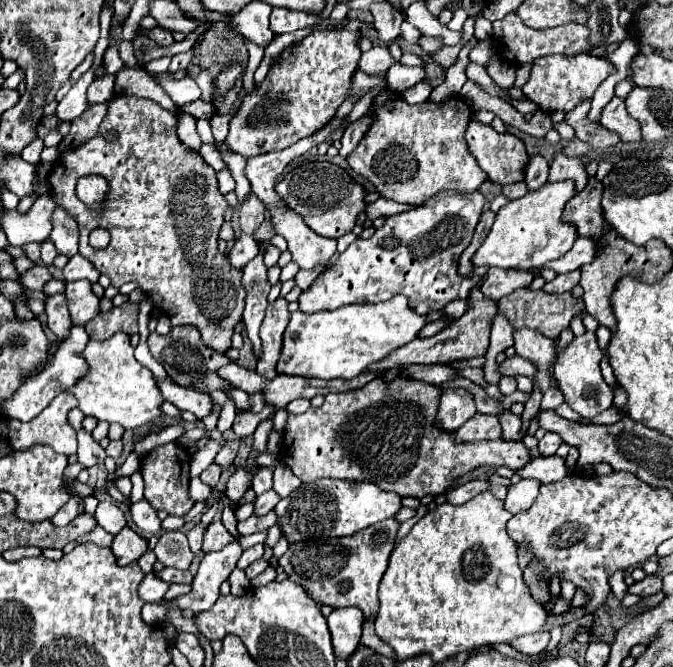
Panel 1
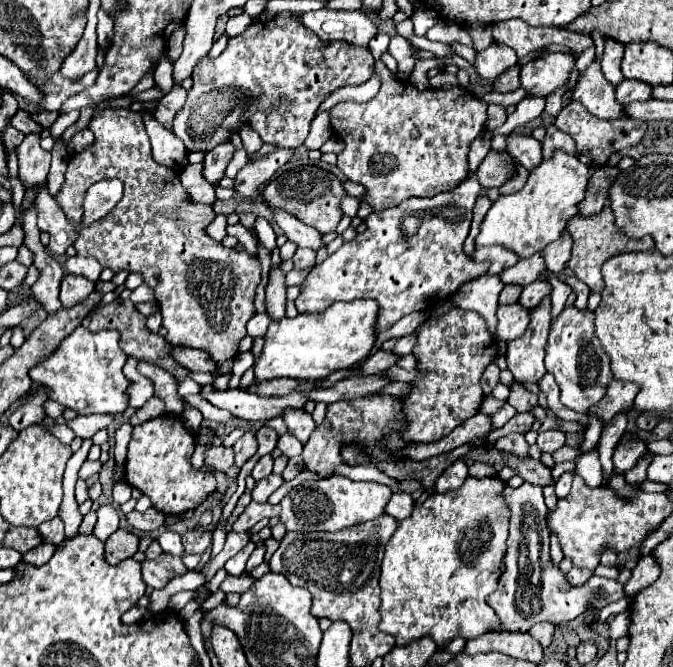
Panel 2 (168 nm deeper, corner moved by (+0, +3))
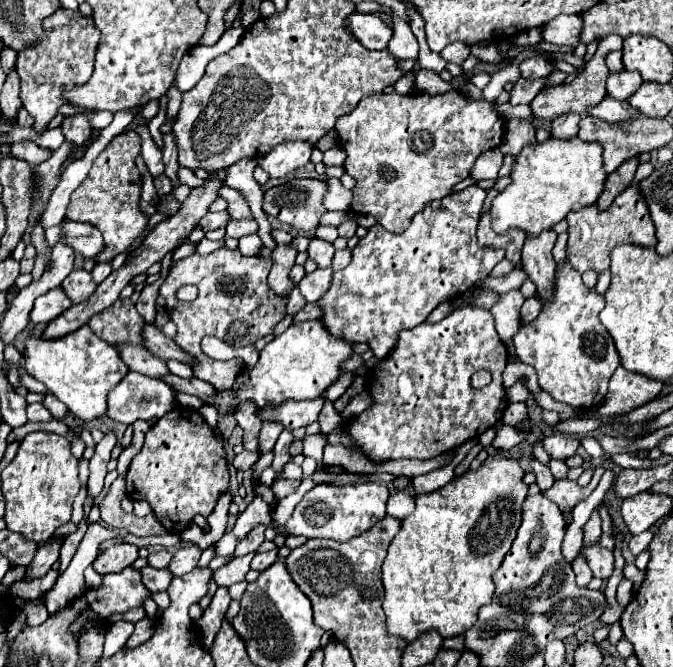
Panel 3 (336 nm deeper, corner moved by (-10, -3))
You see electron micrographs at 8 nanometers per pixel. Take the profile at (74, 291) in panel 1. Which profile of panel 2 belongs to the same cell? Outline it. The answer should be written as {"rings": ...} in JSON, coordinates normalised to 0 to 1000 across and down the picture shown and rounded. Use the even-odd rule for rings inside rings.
{"rings":[[[95,414],[92,426],[89,426],[89,450],[95,462],[107,462],[113,456],[119,456],[122,450],[128,450],[134,441],[140,438],[140,423],[122,417],[122,414]]]}

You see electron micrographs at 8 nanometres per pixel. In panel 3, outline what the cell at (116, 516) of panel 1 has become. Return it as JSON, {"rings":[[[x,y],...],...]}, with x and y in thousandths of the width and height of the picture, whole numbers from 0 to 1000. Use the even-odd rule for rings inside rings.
{"rings":[[[137,847],[131,849],[125,856],[126,876],[132,883],[146,882],[153,870],[153,864],[146,861],[140,853],[137,853]]]}

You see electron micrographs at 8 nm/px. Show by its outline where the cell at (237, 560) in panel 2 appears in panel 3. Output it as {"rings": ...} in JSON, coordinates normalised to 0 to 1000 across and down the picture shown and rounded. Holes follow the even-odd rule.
{"rings":[[[368,831],[368,834],[363,834],[363,837],[348,837],[342,846],[324,852],[324,855],[315,861],[318,873],[321,873],[324,879],[336,879],[336,882],[345,879],[345,876],[351,876],[351,873],[360,873],[363,864],[366,864],[366,858],[371,855],[371,840],[374,840],[374,837],[377,837],[377,831]]]}

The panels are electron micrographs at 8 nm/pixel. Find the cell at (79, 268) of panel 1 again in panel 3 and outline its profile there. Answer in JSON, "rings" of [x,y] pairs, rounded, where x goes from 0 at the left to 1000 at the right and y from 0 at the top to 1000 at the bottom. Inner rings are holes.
{"rings":[[[146,393],[137,405],[137,414],[140,414],[140,423],[149,426],[155,423],[155,417],[160,417],[160,411],[166,408],[166,396],[163,393]]]}

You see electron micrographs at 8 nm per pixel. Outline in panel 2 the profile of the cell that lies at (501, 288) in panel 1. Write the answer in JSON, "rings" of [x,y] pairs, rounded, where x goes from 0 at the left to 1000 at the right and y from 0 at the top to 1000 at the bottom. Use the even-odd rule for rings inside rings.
{"rings":[[[707,369],[707,378],[701,381],[701,387],[710,393],[728,390],[728,405],[725,405],[728,414],[740,414],[743,408],[749,408],[752,402],[764,399],[773,390],[761,378],[746,378],[746,372],[710,372],[710,369]]]}

